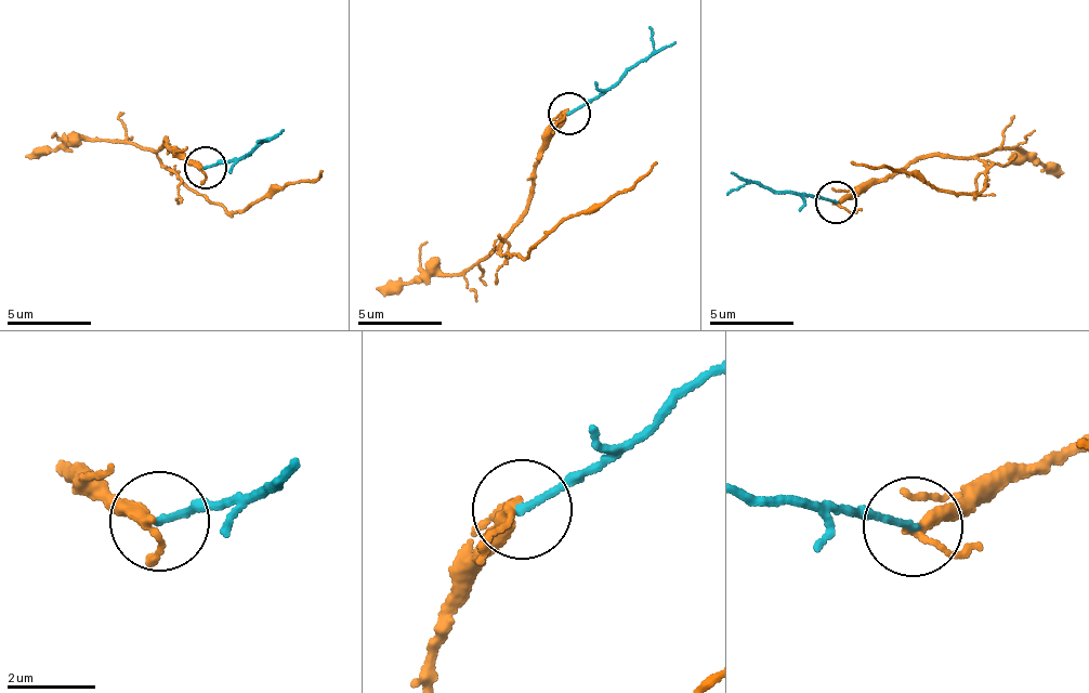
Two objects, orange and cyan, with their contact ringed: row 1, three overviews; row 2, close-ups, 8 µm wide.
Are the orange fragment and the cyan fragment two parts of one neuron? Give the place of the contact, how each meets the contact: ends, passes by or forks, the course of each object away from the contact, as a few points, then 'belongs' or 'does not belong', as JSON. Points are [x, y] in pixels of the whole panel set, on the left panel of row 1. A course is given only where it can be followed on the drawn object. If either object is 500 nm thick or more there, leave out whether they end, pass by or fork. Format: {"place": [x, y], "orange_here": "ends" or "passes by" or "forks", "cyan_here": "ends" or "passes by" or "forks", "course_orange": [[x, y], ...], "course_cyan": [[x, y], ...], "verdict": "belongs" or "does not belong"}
{"place": [205, 168], "orange_here": "passes by", "cyan_here": "ends", "course_orange": [[204, 169], [181, 159], [165, 139], [157, 155], [161, 165], [234, 212], [309, 181], [324, 169]], "course_cyan": [[204, 169], [252, 153], [281, 130]], "verdict": "does not belong"}

